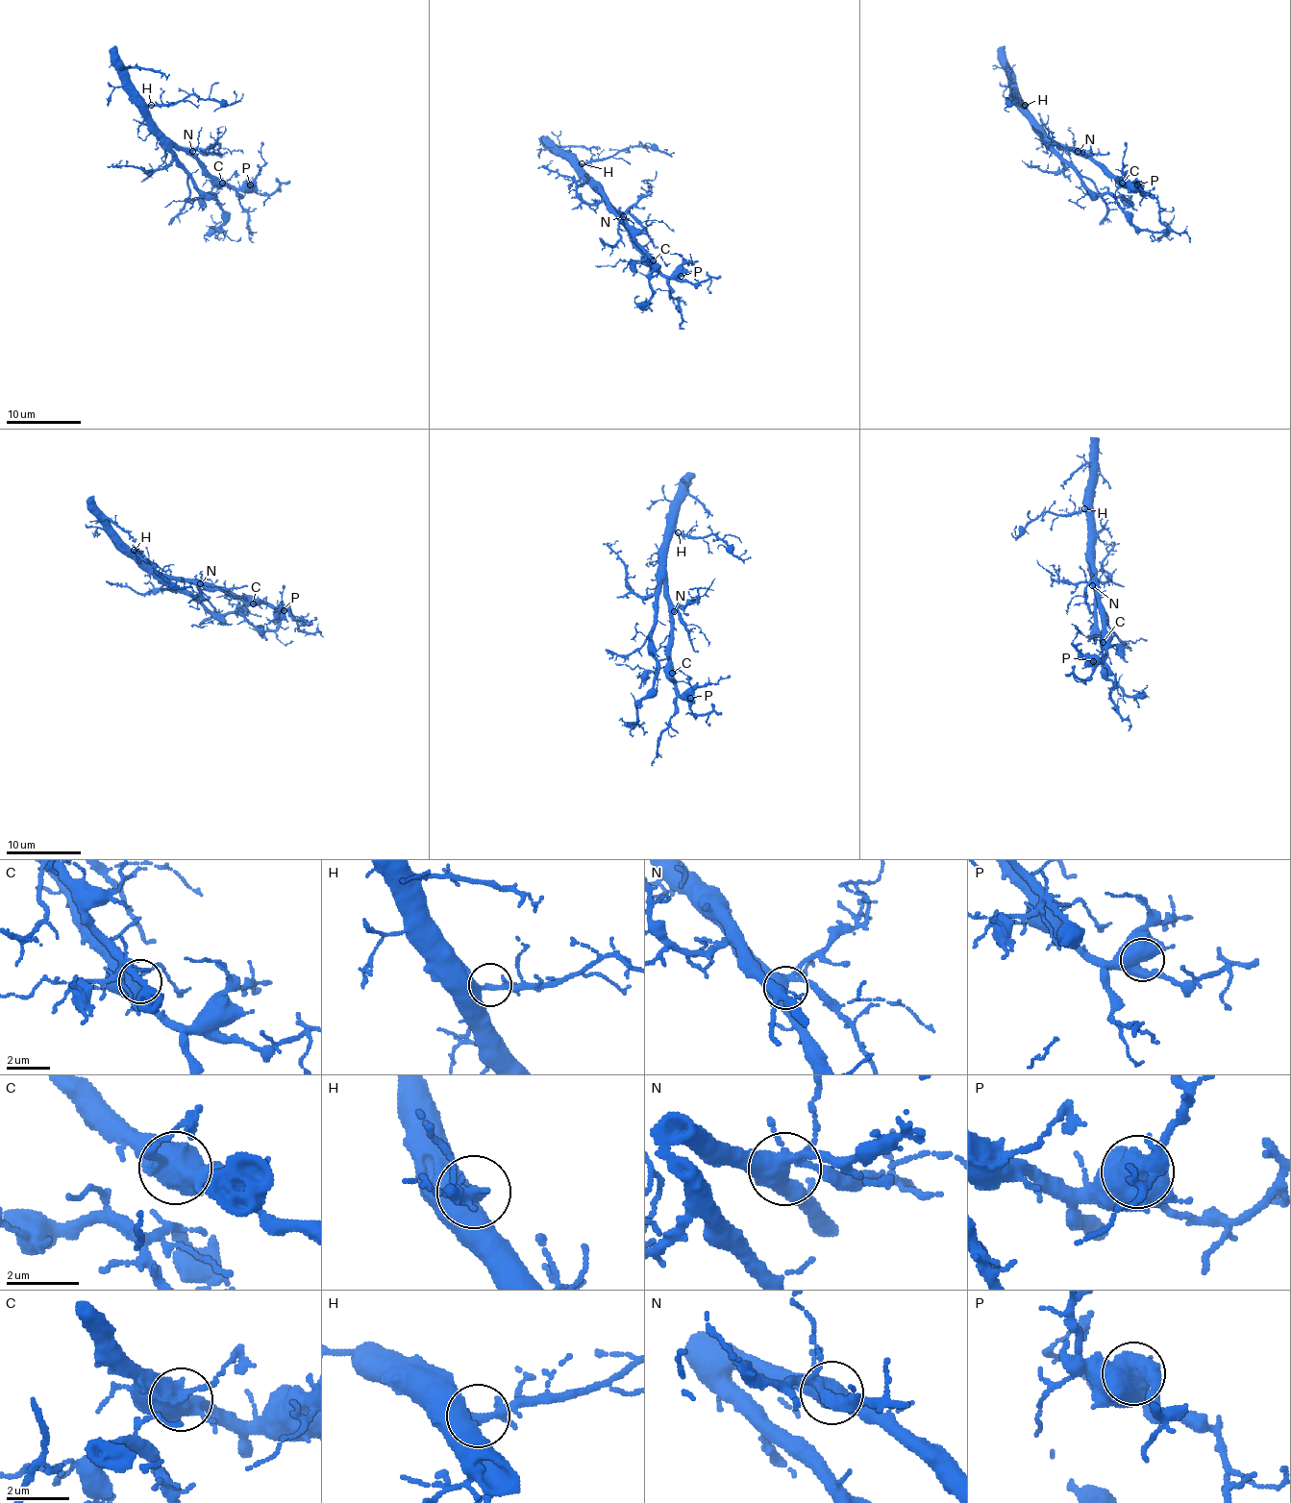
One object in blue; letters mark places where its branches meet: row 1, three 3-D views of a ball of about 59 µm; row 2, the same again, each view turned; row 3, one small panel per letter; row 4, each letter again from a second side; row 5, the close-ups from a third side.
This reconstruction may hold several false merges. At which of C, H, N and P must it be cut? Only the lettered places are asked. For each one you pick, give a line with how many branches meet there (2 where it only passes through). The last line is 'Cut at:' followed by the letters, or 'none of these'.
Cut at: none of these

